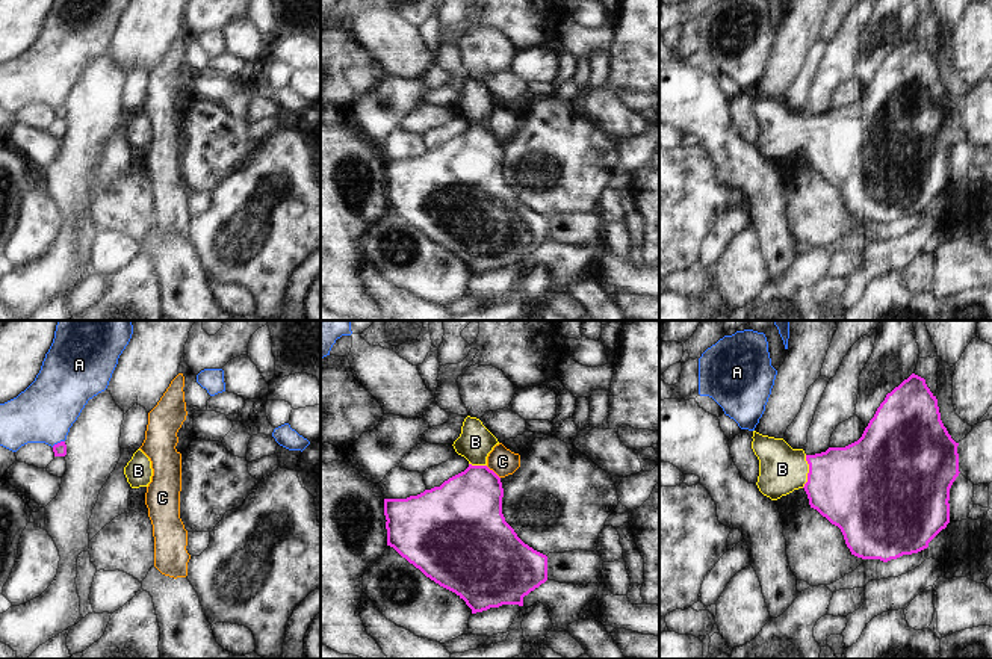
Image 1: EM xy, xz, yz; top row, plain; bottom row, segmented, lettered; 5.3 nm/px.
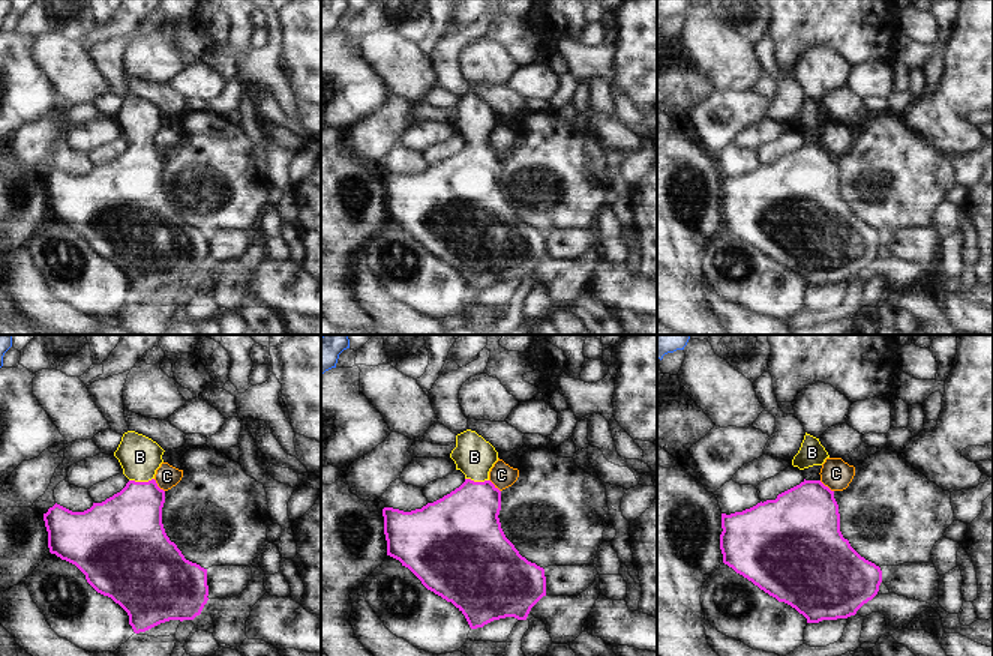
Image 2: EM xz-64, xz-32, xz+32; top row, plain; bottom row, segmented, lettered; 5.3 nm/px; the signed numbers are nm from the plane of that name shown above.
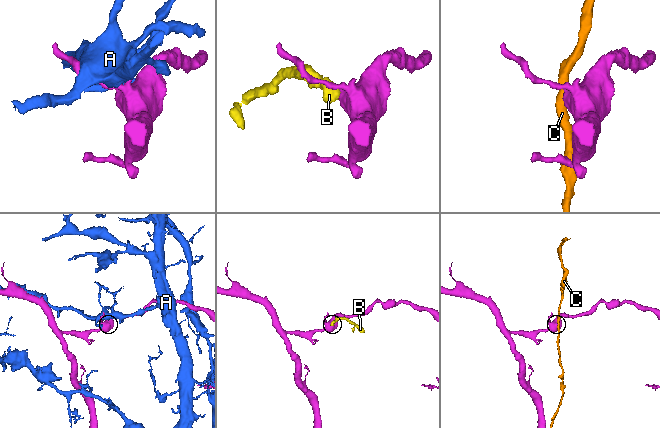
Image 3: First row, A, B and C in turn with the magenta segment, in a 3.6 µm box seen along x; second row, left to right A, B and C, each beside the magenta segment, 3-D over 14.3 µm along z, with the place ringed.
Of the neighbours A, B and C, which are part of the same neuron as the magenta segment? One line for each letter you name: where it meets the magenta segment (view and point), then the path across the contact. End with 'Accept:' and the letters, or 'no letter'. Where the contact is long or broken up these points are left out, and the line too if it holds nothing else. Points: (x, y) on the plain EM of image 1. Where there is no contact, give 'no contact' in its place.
B: meets magenta in yz at (809, 133); runs through yz (853, 148), (809, 133), (782, 130)
Accept: B

